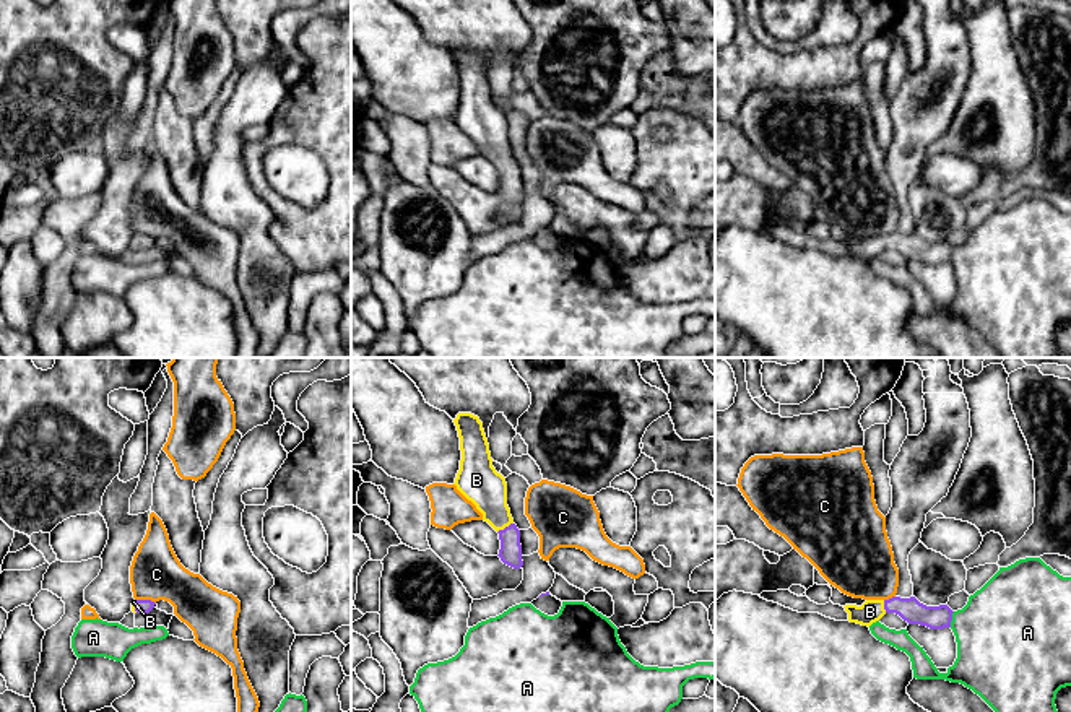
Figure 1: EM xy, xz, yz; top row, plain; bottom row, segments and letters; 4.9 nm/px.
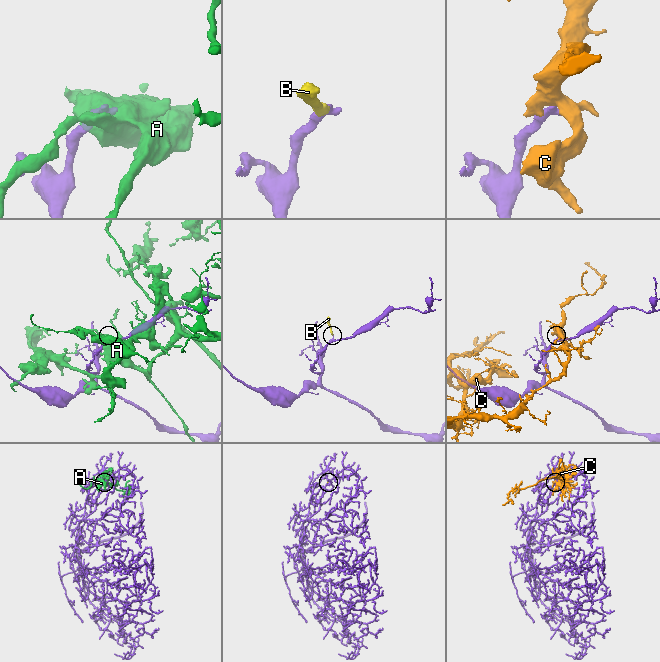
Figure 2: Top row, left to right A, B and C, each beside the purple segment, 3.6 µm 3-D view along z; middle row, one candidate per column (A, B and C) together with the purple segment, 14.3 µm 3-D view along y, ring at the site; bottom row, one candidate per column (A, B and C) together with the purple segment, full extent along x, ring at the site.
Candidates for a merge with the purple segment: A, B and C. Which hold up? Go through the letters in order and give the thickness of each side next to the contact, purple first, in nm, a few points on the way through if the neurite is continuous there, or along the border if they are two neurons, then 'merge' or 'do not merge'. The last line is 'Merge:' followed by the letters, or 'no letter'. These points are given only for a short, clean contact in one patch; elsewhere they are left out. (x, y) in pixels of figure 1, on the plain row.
A: 120 nm thick on the purple side, 440 nm on the other; do not merge
B: 110 nm thick on the purple side, 200 nm on the other; runs through xz (511, 186), (506, 163), (481, 121); merge
C: 60 nm thick on the purple side, 260 nm on the other; do not merge
Merge: B

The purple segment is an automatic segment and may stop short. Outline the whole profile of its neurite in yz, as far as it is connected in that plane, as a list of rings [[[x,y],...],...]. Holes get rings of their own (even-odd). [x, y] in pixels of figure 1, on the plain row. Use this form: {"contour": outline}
{"contour": [[[915,232],[889,236],[866,236],[861,242],[845,241],[848,257],[861,262],[871,262],[879,257],[886,249],[895,249],[908,260],[920,260],[930,265],[951,263],[952,245],[947,241],[926,242]]]}

